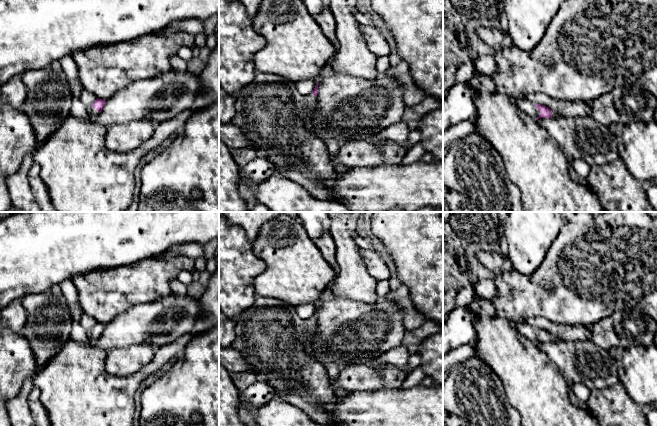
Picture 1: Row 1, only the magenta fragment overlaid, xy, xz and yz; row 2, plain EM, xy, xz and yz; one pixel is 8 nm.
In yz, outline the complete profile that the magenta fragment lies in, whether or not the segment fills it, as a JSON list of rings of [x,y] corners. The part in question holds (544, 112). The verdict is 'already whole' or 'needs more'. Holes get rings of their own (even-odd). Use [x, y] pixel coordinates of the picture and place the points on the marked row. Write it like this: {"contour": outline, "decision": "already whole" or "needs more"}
{"contour": [[[517,98],[514,99],[516,106],[521,109],[523,112],[529,116],[535,118],[552,118],[552,117],[561,117],[561,114],[557,111],[552,111],[548,107],[540,104],[533,104],[529,100]]], "decision": "needs more"}

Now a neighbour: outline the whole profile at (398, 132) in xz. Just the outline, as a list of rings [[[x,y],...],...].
[[[403,120],[389,125],[382,132],[374,136],[374,140],[378,141],[379,139],[385,139],[393,141],[397,144],[404,145],[408,141],[409,129]]]

